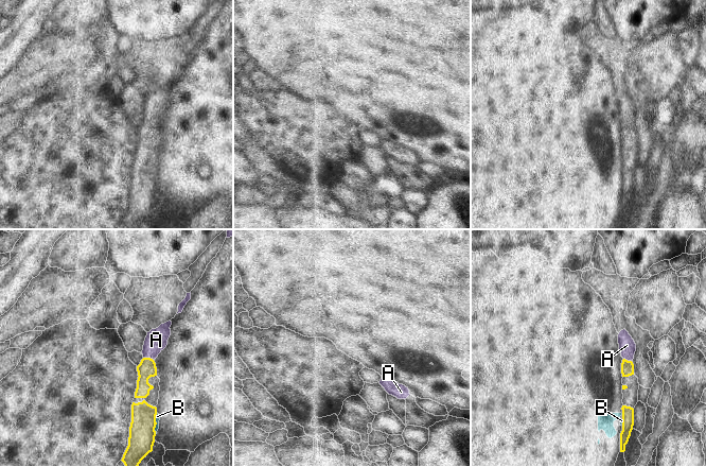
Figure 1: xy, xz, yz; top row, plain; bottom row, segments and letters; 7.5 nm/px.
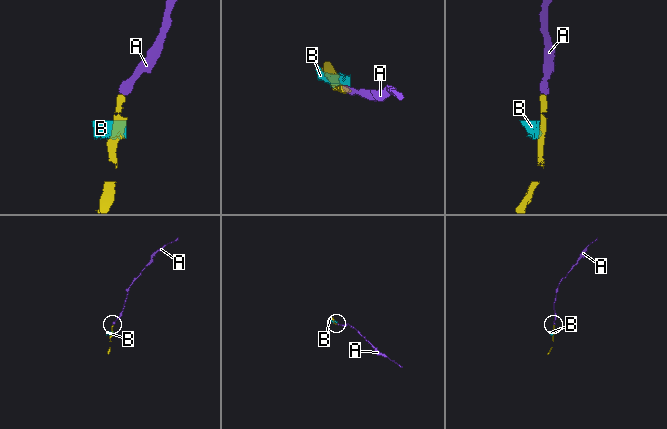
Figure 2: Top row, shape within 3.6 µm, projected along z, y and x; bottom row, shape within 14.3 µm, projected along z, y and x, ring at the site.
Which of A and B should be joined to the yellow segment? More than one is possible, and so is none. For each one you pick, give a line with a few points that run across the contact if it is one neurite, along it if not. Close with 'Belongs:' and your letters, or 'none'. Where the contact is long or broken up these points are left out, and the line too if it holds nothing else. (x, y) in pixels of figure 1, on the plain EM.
A: line xy (146, 131), (148, 120), (156, 102)
Belongs: A

